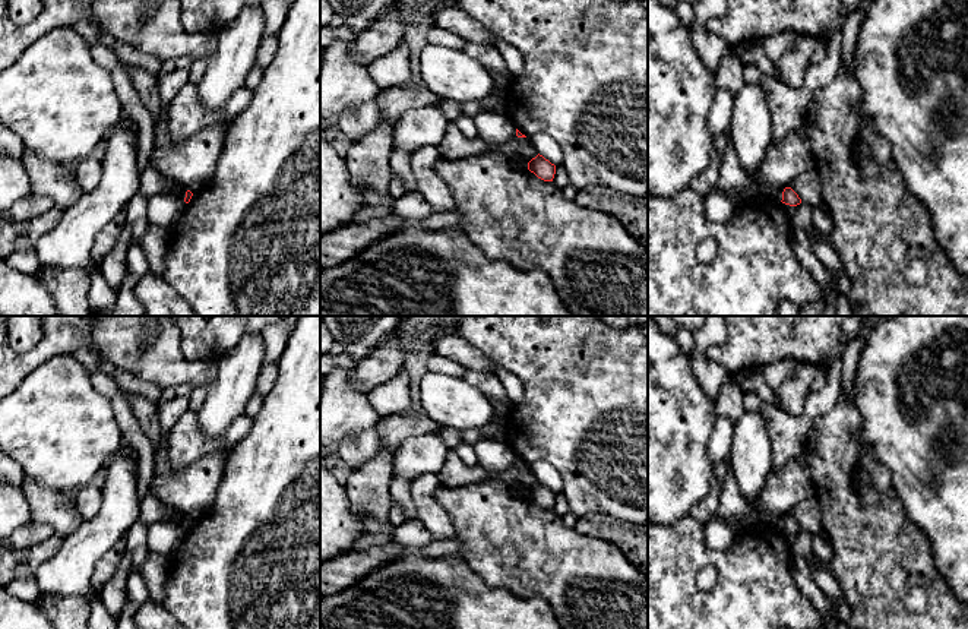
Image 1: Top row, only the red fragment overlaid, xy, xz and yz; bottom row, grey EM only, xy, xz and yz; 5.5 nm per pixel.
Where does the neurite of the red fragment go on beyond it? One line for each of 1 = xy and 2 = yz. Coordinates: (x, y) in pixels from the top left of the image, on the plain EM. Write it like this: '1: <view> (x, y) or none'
1: none
2: none

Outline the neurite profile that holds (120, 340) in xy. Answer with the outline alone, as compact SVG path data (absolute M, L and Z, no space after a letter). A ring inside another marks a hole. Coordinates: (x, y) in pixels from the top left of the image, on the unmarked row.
M0 316L0 401L47 360L73 353L79 347L95 350L102 360L161 389L183 383L208 386L218 374L216 363L184 358L181 334L171 316L41 316L42 336L28 353L18 353L10 347L7 319L9 316Z

